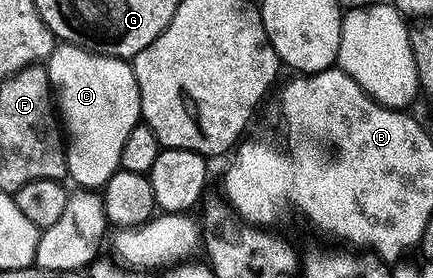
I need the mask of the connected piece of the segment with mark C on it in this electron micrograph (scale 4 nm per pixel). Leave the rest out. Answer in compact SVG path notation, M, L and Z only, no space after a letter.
M69 45L55 46L48 60L50 86L56 96L56 107L64 124L64 135L68 140L66 149L66 170L69 178L78 182L82 189L102 189L122 166L124 144L128 141L132 129L136 129L142 119L142 98L134 68L127 60L109 59L95 55L79 47Z

